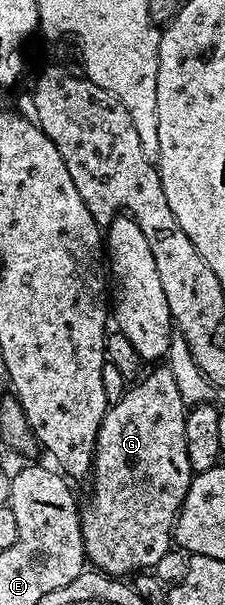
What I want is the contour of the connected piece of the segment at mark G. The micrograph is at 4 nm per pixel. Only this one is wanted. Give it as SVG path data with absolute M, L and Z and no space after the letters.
M169 366L154 367L157 368L149 376L146 374L140 381L134 382L125 396L106 410L93 454L93 492L89 495L89 504L86 507L84 504L79 511L85 558L96 570L110 577L129 577L134 573L148 572L168 553L169 543L171 547L174 542L173 525L195 474L191 461L187 461L187 407L179 395Z

